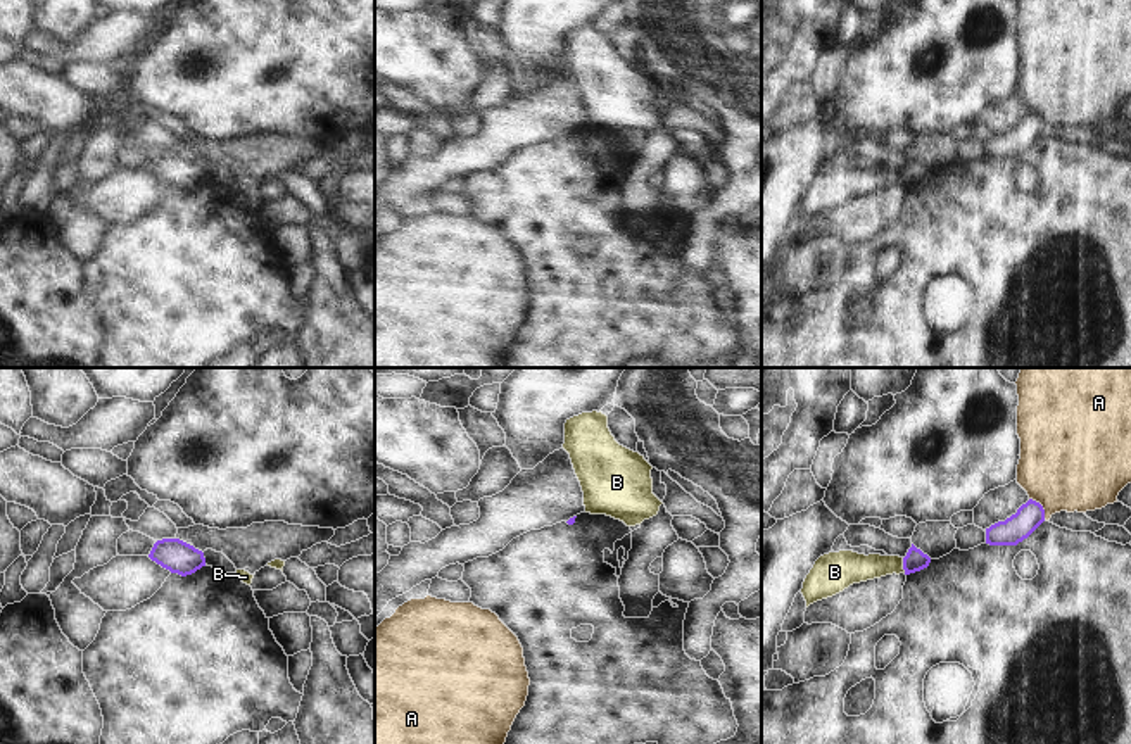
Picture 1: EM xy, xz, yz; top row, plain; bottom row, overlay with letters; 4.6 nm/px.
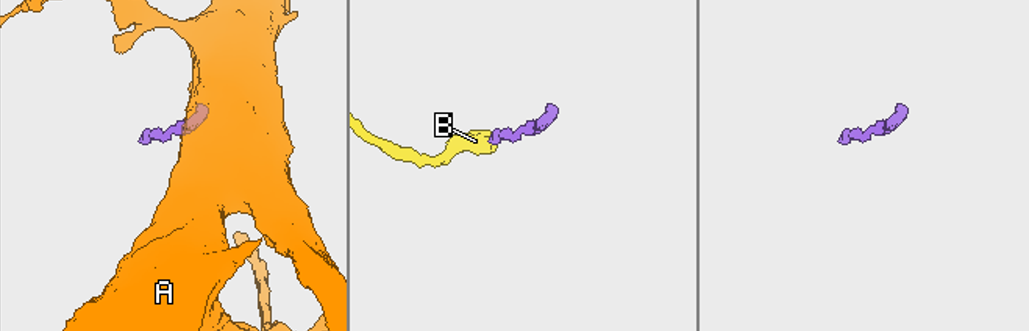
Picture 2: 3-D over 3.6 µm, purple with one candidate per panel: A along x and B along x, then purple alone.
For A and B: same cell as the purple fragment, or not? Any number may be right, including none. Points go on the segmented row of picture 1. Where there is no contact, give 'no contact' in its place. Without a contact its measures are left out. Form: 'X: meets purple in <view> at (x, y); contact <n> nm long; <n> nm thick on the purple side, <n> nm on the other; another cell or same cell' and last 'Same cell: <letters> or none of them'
A: meets purple in yz at (1042, 506); contact 130 nm long; 120 nm thick on the purple side, 460 nm on the other; another cell
B: meets purple in yz at (903, 565); contact 70 nm long; 100 nm thick on the purple side, 150 nm on the other; another cell
Same cell: none of them

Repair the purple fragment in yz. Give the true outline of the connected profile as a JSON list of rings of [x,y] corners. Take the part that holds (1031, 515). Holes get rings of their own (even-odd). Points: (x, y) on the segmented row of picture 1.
[[[1029,499],[1015,514],[986,528],[986,544],[1017,545],[1027,539],[1045,521],[1045,509]]]

